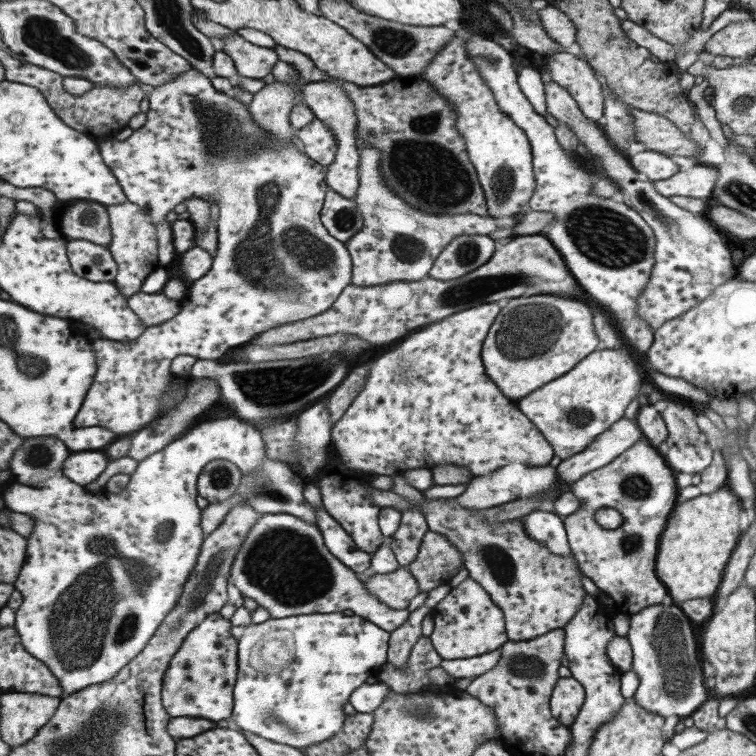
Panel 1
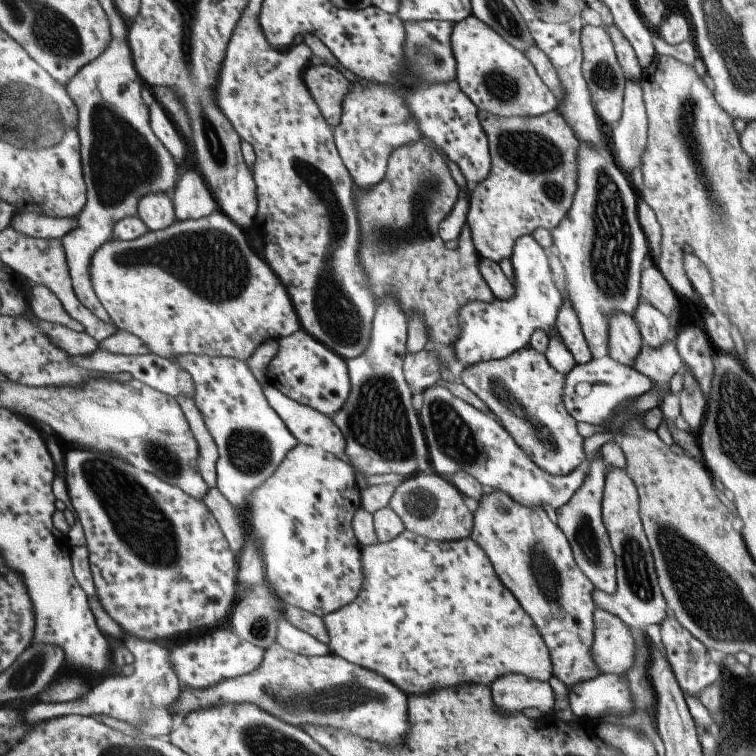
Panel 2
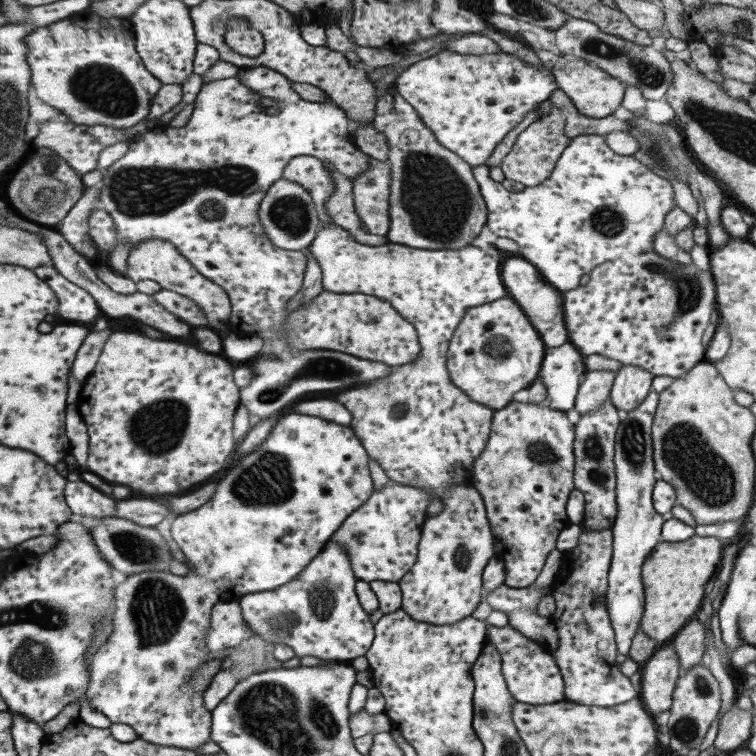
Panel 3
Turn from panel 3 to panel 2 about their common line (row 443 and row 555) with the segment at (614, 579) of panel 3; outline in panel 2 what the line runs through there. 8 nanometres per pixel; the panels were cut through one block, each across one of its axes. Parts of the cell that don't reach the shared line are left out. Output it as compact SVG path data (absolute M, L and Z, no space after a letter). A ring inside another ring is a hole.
M625 469L609 470L609 482L604 482L603 521L609 526L609 538L613 538L615 555L616 589L613 594L593 590L593 602L619 618L633 632L642 632L647 624L659 624L669 609L663 600L656 578L652 554L639 515L639 491Z

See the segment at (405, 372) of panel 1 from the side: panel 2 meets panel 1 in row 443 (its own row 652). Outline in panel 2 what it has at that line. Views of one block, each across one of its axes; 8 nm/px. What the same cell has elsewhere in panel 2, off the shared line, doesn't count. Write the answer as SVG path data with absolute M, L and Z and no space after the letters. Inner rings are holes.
M405 529L395 540L386 543L377 543L373 546L363 546L363 570L365 570L365 582L363 582L363 590L359 594L359 598L344 606L341 610L336 610L324 621L330 634L330 647L333 653L340 655L349 662L361 666L361 668L369 668L375 670L379 674L383 674L385 678L389 678L389 682L393 682L395 686L399 686L401 690L409 695L425 694L435 692L435 690L443 690L443 688L459 688L465 684L483 684L483 686L492 686L493 682L501 676L507 674L523 674L527 678L535 678L541 682L549 682L551 676L554 675L553 656L549 652L549 646L545 642L545 638L541 636L541 630L537 628L537 622L529 616L529 612L521 606L521 602L517 600L516 595L508 586L500 579L493 563L485 549L481 548L473 537L463 540L451 542L439 542L431 540L426 536L415 534L409 529Z

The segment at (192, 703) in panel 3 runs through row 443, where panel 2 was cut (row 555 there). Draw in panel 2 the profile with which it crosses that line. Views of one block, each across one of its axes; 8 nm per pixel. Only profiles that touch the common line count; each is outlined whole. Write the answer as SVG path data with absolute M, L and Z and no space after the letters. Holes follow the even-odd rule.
M299 443L276 473L251 494L247 507L249 525L263 552L266 582L287 605L303 608L323 619L359 598L365 570L361 560L363 546L355 534L353 521L362 509L362 490L357 484L352 463L333 453Z

